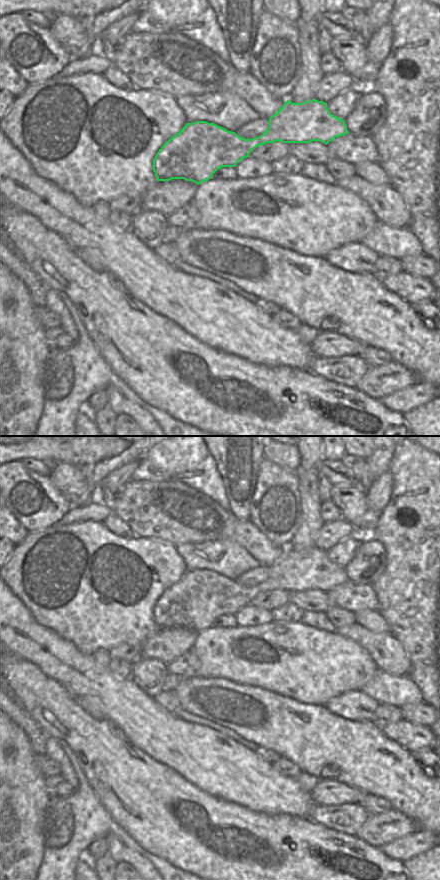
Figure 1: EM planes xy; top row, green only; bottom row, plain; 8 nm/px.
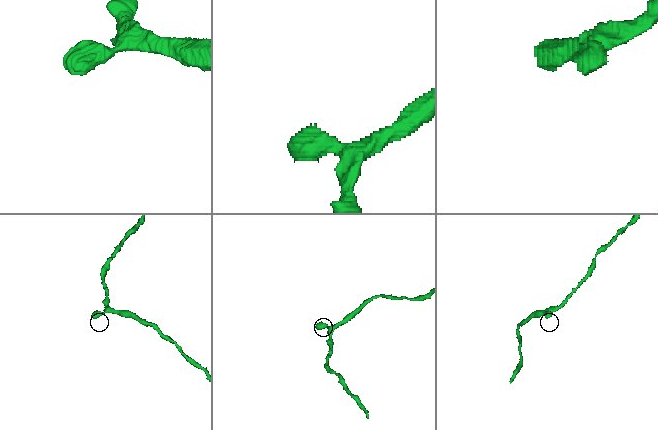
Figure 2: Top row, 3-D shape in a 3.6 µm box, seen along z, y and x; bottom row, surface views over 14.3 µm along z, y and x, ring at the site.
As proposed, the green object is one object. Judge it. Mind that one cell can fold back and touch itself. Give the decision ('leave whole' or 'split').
leave whole

